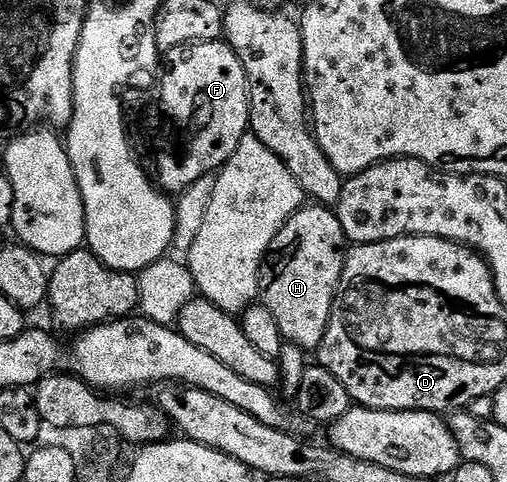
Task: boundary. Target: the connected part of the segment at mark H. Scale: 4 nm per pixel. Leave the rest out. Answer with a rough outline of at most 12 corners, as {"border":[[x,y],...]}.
{"border":[[303,206],[261,265],[282,341],[321,347],[346,255],[328,207]]}

